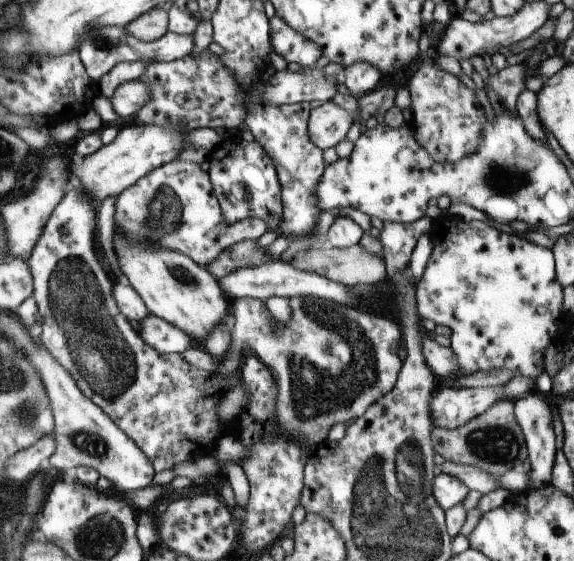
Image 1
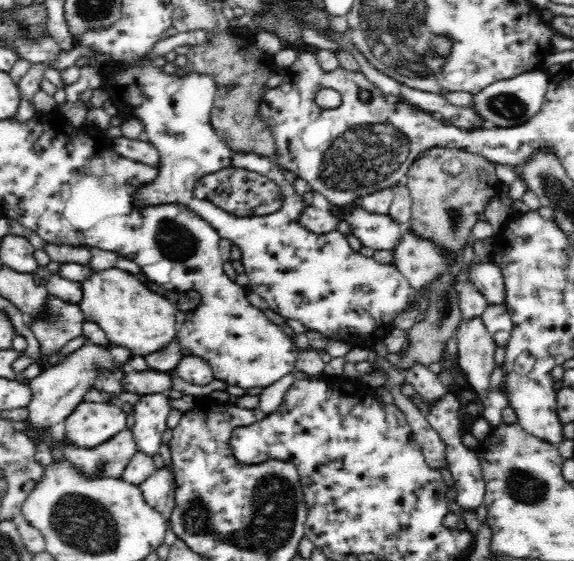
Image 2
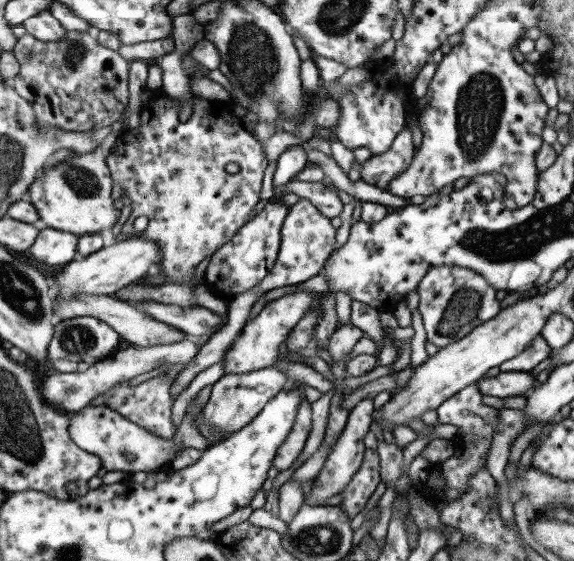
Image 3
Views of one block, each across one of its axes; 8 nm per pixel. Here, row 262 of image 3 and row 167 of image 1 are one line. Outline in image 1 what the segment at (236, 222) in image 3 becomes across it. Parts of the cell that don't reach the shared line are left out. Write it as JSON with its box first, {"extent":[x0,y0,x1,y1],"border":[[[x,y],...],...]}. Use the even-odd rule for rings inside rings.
{"extent":[114,160,268,267],"border":[[[178,160],[151,170],[123,190],[115,198],[114,220],[115,232],[116,228],[123,229],[130,243],[138,242],[148,249],[181,252],[203,267],[233,244],[244,239],[256,241],[268,231],[266,223],[260,219],[227,223],[208,173],[202,171],[199,164]]]}

